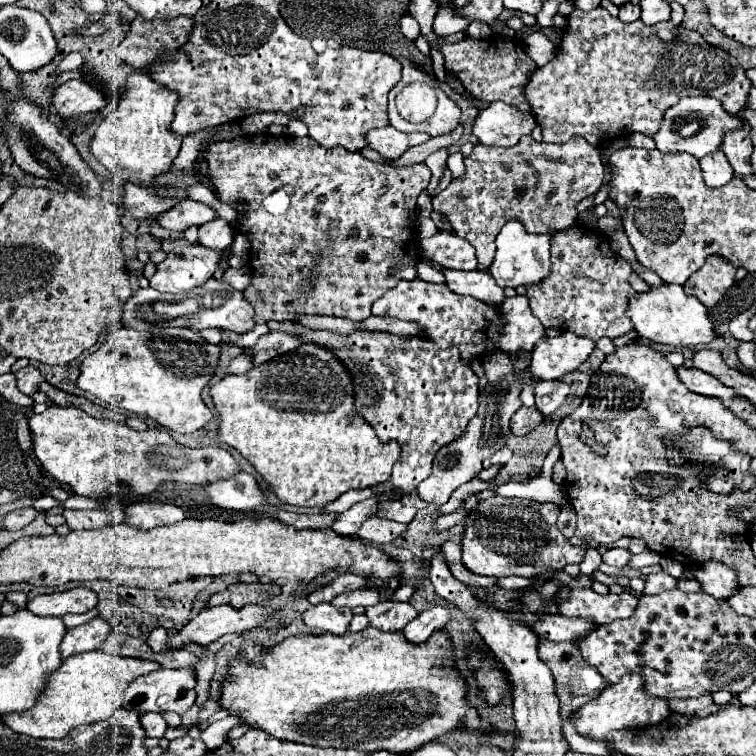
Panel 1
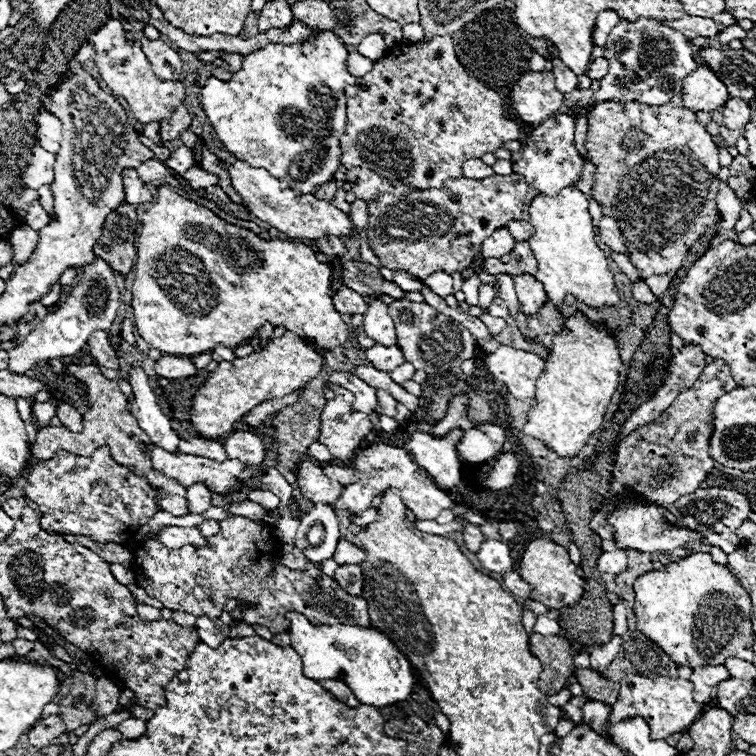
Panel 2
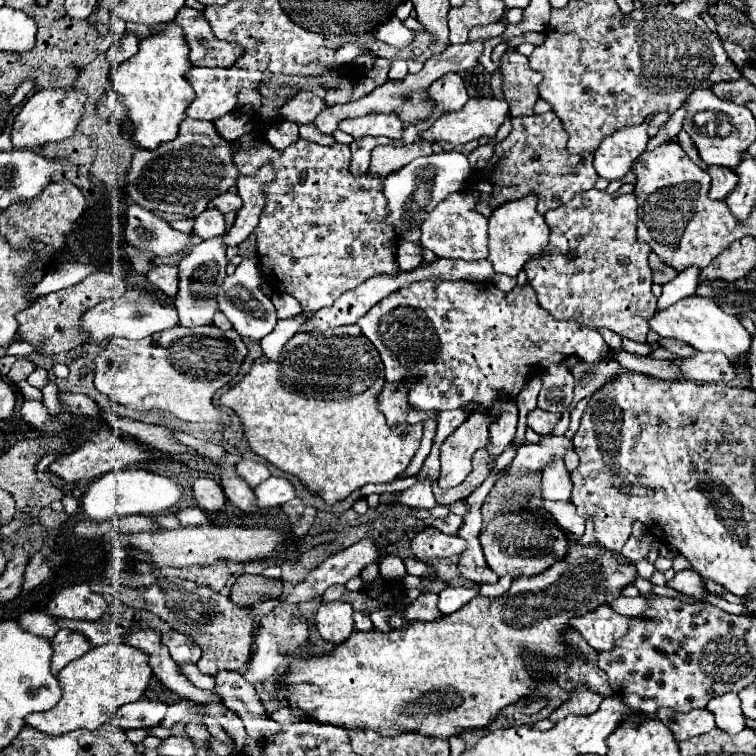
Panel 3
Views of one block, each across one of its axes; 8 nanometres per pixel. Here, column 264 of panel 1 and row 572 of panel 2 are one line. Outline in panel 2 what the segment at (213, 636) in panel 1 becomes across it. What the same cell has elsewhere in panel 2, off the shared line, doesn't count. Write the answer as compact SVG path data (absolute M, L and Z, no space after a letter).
M616 548L612 552L602 552L598 560L598 570L608 574L620 574L626 570L626 552L622 548Z

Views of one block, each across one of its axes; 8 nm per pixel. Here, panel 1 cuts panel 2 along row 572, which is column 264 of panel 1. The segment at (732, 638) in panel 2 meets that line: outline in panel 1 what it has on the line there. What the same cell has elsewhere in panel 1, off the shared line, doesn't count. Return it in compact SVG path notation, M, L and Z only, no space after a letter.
M372 626L366 628L364 632L356 632L356 634L346 632L342 636L334 636L334 634L320 634L320 636L308 634L306 636L306 634L300 634L300 636L286 638L274 646L260 646L256 642L242 642L238 658L234 662L230 662L230 666L228 666L228 676L222 682L218 704L220 704L220 708L228 710L230 716L238 716L246 726L264 730L266 734L270 734L272 738L278 738L278 740L310 744L310 746L320 746L320 748L354 748L354 750L360 750L366 754L372 754L378 750L388 750L394 754L408 754L408 752L414 752L416 748L432 742L434 738L456 730L456 726L460 722L464 722L470 730L478 728L478 712L476 712L476 708L468 706L468 702L464 700L466 682L454 670L454 666L450 664L450 658L452 658L452 644L450 644L450 638L444 630L436 630L434 636L428 640L428 644L404 644L404 640L400 640L400 632L382 632L382 630L376 630Z

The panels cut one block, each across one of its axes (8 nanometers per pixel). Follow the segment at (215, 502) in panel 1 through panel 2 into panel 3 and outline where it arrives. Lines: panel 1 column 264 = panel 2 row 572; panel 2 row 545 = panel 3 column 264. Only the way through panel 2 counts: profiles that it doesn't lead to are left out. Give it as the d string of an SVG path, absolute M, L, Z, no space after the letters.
M268 478L264 480L262 484L258 484L254 488L254 494L256 494L256 500L262 508L268 508L268 506L280 506L280 504L286 504L290 502L292 498L296 498L296 488L290 480L286 478Z

